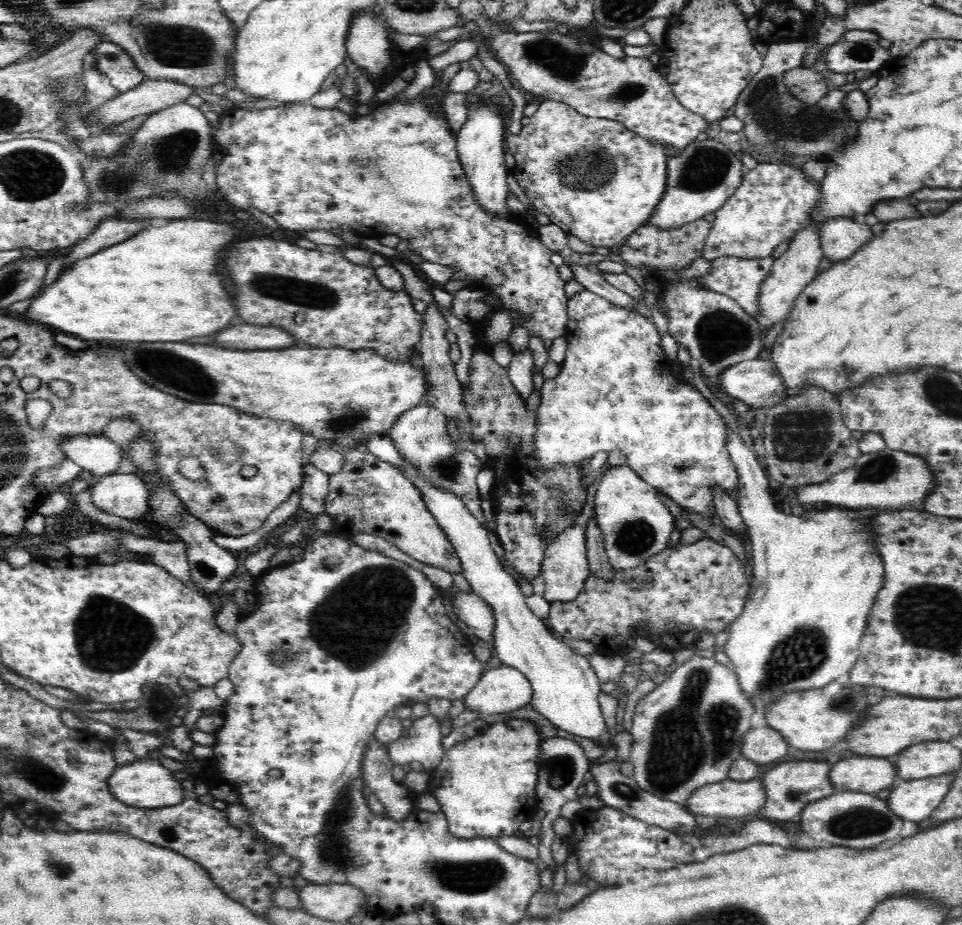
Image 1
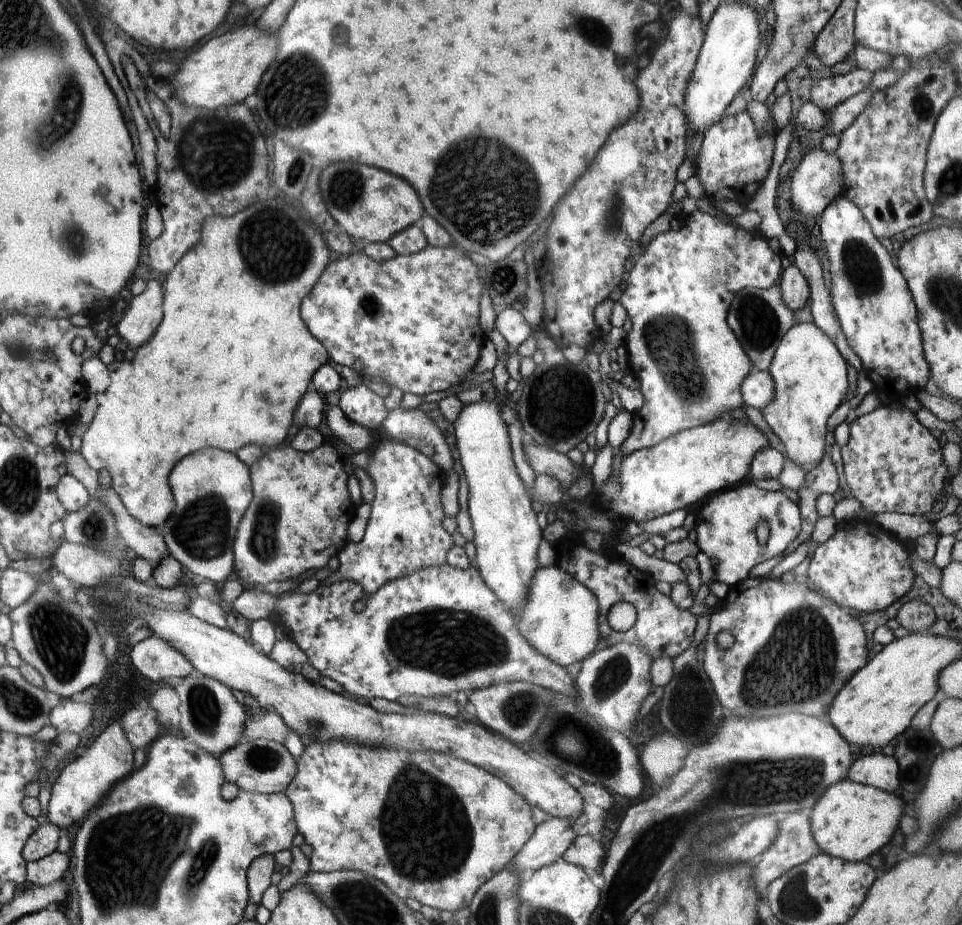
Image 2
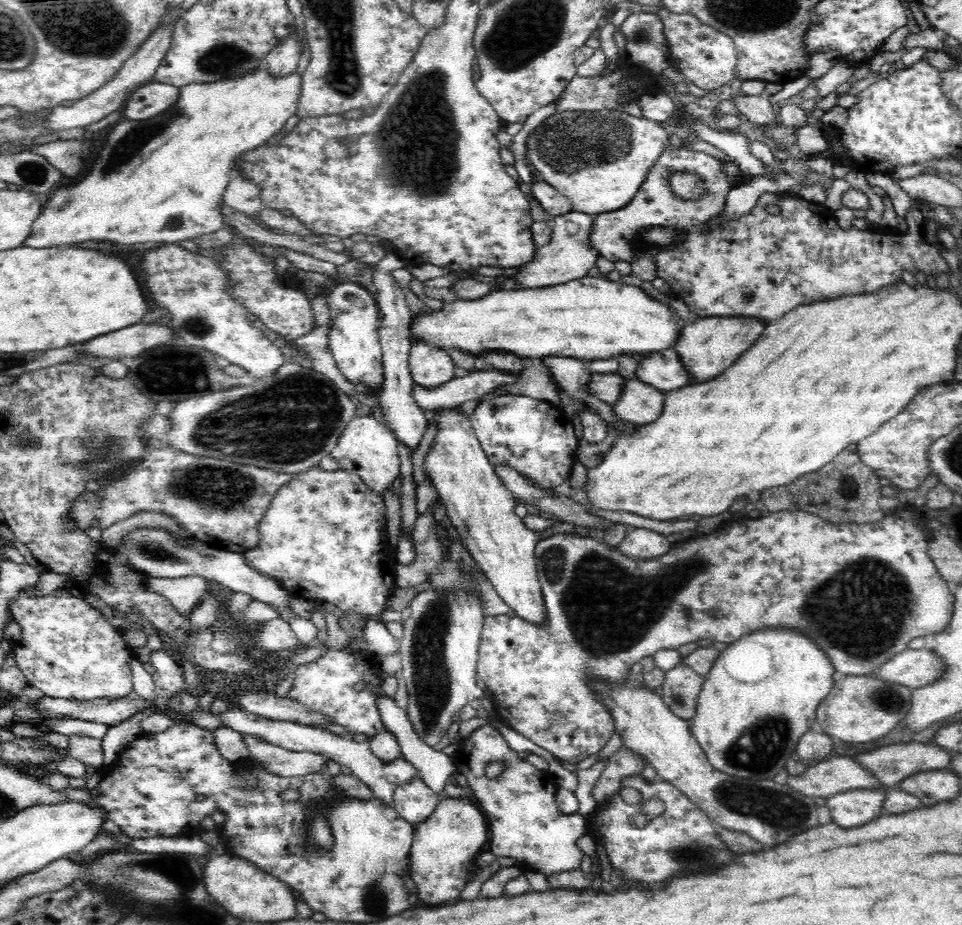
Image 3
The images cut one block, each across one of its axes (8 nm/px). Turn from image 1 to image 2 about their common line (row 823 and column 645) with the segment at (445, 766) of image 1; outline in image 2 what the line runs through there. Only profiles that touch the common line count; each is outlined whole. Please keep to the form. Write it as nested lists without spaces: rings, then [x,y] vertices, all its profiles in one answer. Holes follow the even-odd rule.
[[[730,418],[716,419],[708,424],[682,430],[672,434],[670,438],[661,440],[652,448],[640,448],[637,451],[623,456],[620,462],[620,476],[611,476],[606,480],[603,489],[599,492],[597,503],[613,507],[611,516],[624,517],[634,522],[648,522],[678,508],[684,508],[698,502],[701,498],[710,497],[717,492],[739,485],[749,480],[749,470],[754,456],[768,446],[766,434],[759,430],[752,422]]]

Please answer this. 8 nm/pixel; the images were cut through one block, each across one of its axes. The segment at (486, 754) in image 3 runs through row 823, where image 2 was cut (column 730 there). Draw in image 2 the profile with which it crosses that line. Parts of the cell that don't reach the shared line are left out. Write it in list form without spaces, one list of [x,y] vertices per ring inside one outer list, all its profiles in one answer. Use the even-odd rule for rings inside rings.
[[[750,480],[711,495],[697,521],[694,529],[698,548],[712,562],[716,581],[724,582],[729,587],[746,579],[756,564],[781,556],[788,544],[798,538],[802,528],[802,516],[796,502],[792,502],[783,492],[760,489]],[[760,521],[766,522],[769,528],[765,546],[761,546],[756,539]]]

